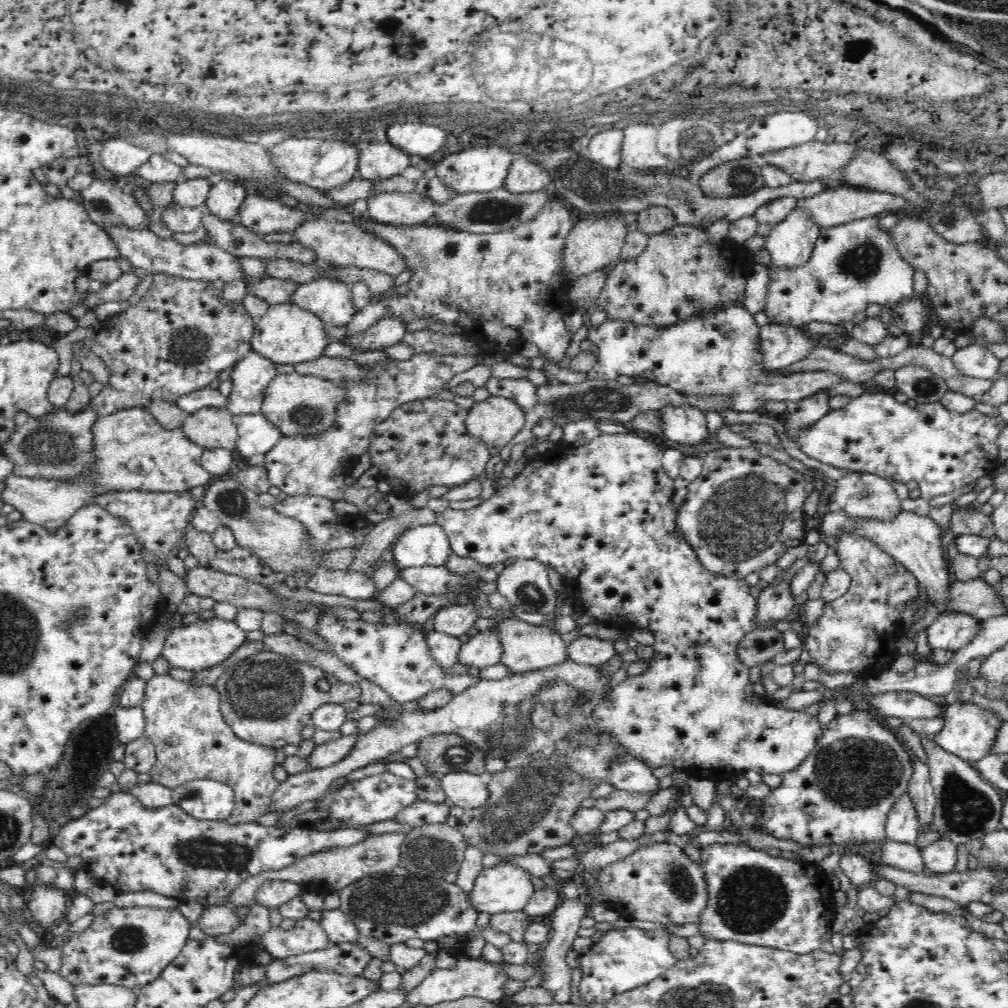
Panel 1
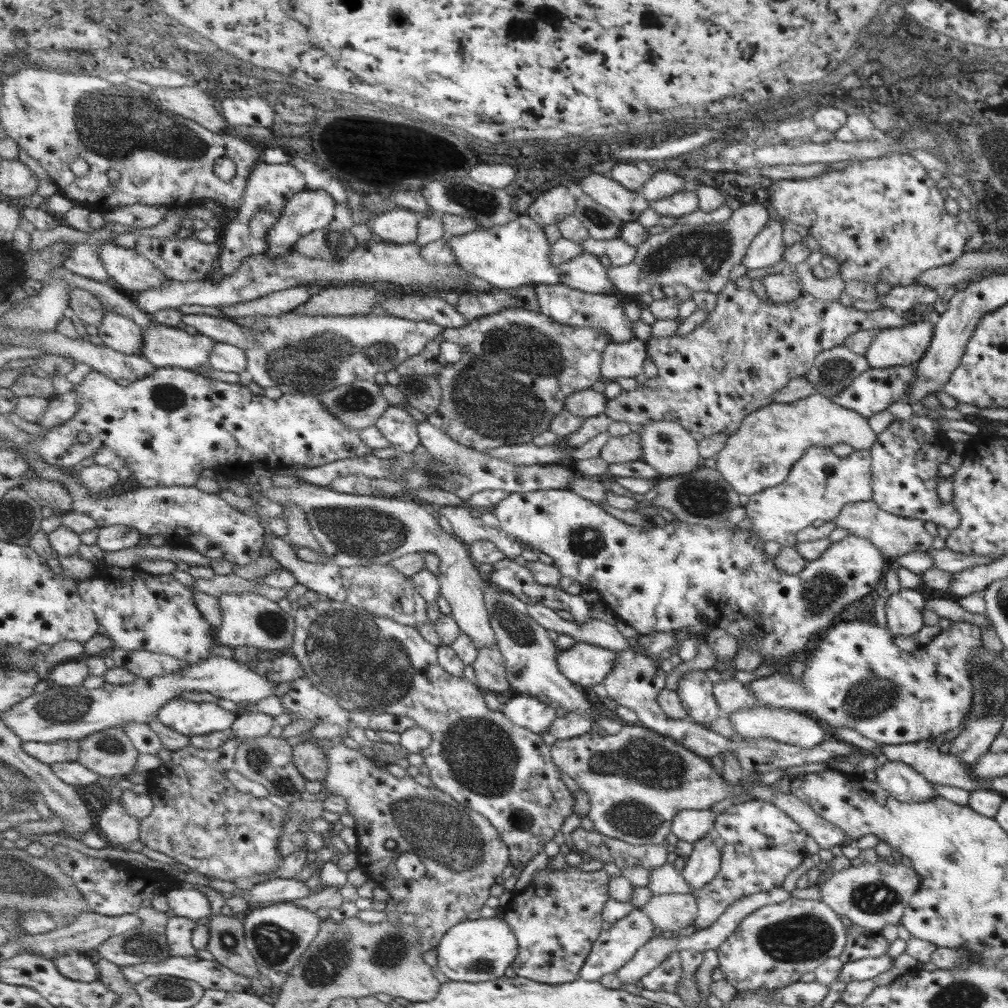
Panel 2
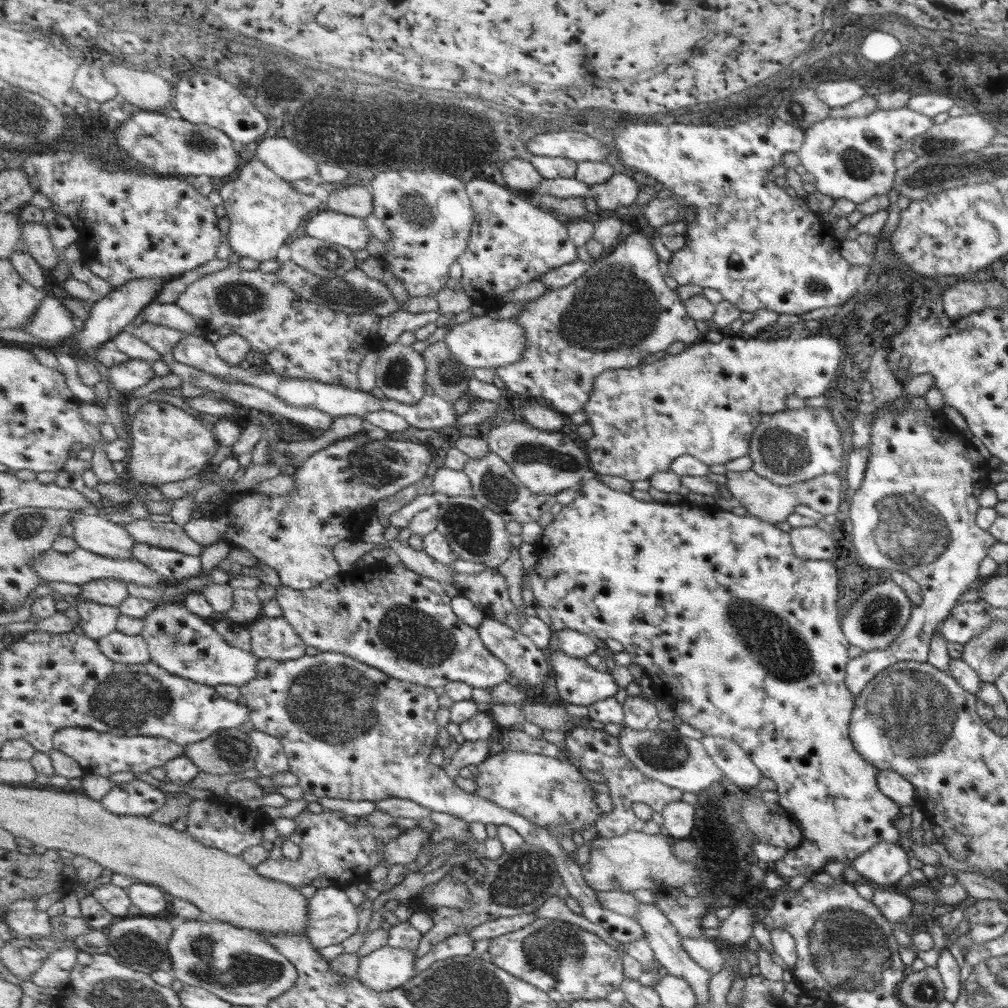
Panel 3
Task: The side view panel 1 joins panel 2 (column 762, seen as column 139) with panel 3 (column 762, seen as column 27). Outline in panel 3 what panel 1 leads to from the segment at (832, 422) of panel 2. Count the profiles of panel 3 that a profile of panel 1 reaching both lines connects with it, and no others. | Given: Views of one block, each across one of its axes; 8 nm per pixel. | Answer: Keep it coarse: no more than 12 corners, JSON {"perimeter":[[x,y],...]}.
{"perimeter":[[726,471],[747,515],[771,525],[798,504],[823,517],[838,510],[837,472],[783,486]]}

